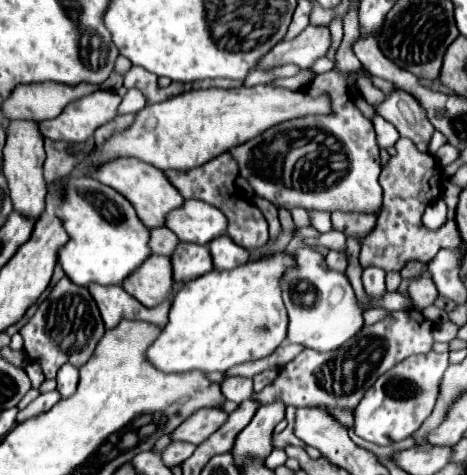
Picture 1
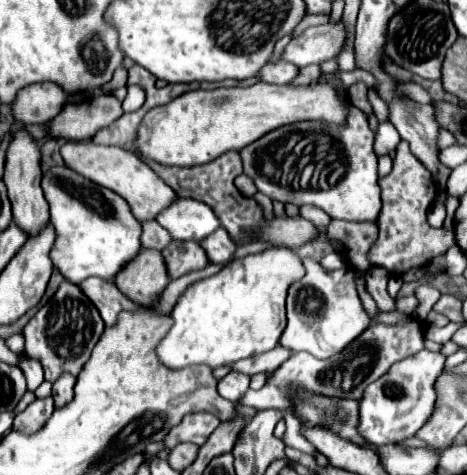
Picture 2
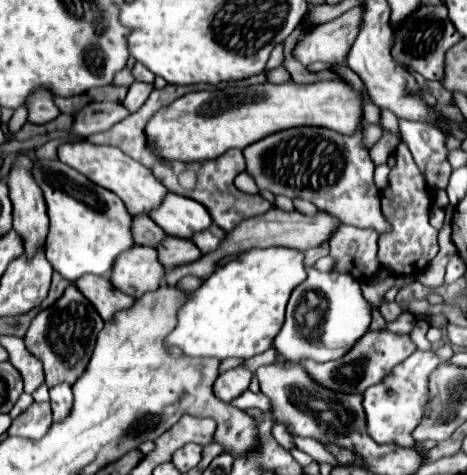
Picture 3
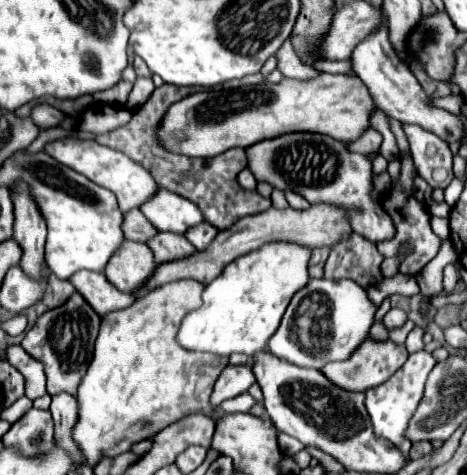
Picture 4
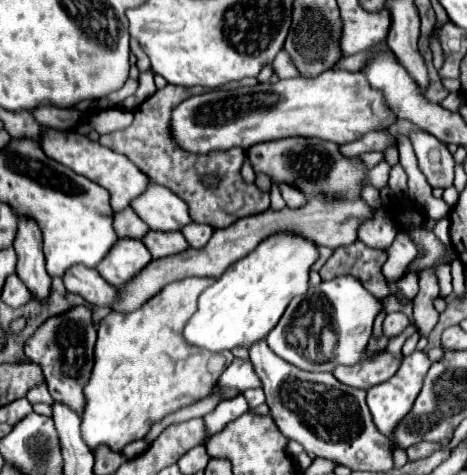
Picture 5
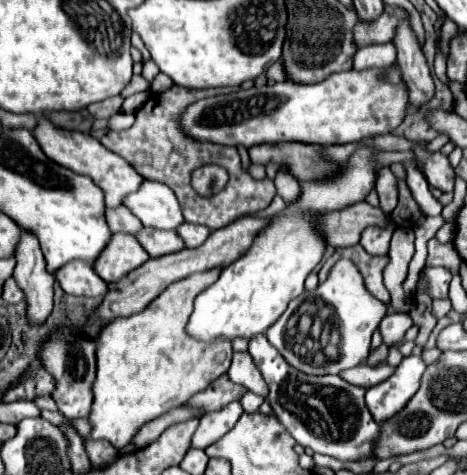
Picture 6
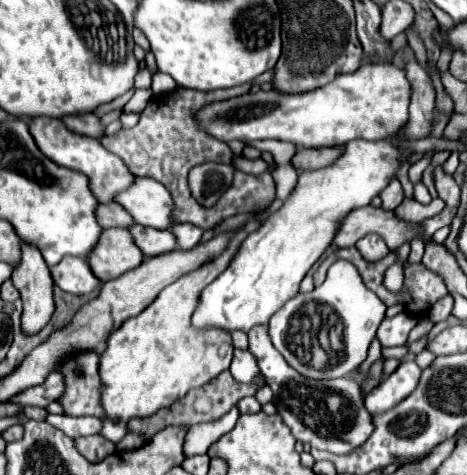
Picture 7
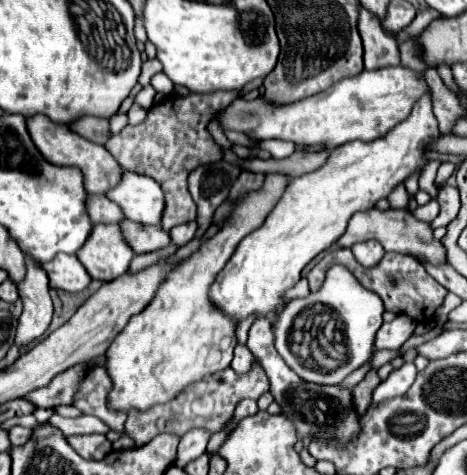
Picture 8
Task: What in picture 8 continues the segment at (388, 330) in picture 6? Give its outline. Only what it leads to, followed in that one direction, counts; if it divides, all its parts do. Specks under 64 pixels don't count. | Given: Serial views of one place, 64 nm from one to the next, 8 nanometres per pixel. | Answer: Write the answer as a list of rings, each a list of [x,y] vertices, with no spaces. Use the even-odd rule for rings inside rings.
[[[398,314],[392,322],[384,322],[380,326],[374,346],[378,350],[382,350],[382,348],[398,350],[412,336],[414,328],[416,328],[416,322],[412,318],[408,318],[406,314]]]

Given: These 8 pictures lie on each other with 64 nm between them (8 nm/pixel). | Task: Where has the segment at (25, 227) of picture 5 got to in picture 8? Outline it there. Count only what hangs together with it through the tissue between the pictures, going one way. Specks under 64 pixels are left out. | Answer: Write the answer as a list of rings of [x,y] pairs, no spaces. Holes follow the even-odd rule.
[[[26,256],[26,276],[22,282],[16,282],[20,300],[24,304],[16,332],[16,344],[28,344],[40,338],[50,326],[54,308],[48,284],[46,270],[38,264],[38,260]]]

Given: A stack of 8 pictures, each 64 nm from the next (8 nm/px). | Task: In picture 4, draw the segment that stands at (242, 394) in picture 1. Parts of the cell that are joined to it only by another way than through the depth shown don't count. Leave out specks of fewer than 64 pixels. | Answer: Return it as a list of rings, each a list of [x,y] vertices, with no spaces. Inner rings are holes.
[[[226,366],[216,380],[216,386],[212,392],[212,404],[218,406],[228,398],[234,398],[246,392],[254,382],[256,378],[250,366]]]

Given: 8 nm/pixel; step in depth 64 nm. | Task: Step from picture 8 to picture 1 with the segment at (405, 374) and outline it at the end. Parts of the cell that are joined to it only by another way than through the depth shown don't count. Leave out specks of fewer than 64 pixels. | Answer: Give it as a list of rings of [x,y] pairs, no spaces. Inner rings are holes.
[[[430,352],[428,356],[410,356],[382,374],[354,410],[354,432],[378,446],[408,438],[430,416],[448,364],[448,354]]]

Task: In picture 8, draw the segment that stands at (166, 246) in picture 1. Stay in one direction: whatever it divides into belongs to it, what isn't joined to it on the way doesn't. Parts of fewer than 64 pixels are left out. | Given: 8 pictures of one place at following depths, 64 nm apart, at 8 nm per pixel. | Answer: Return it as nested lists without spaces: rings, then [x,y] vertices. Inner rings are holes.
[[[88,196],[88,210],[94,224],[120,224],[124,212],[106,196]]]

